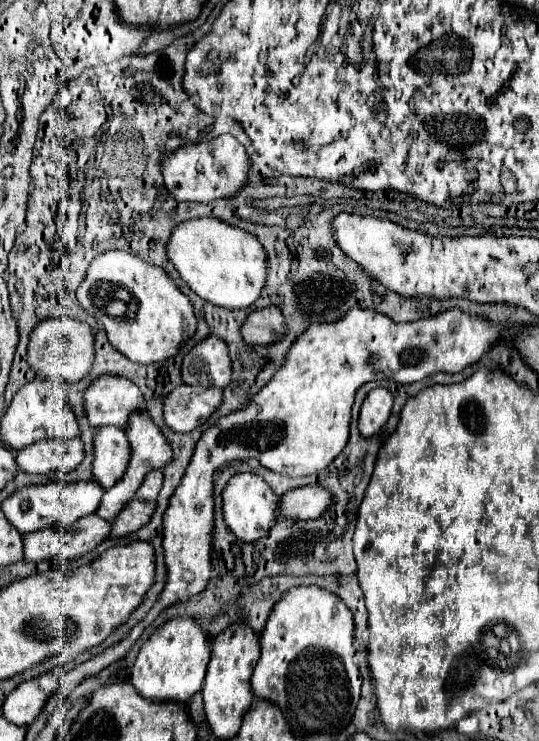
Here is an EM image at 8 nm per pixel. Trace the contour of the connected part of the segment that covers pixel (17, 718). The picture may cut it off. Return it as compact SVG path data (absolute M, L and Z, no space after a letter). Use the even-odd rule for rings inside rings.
M40 675L18 685L4 701L2 715L14 725L30 725L52 693L62 691L62 675Z

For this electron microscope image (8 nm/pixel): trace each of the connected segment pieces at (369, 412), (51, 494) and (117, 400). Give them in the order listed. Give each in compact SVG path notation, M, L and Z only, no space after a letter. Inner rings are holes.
M376 387L368 393L368 397L362 403L360 421L358 421L358 429L362 437L366 439L374 437L382 429L382 425L388 421L392 413L392 405L394 405L394 397L388 389Z
M76 481L76 483L48 483L48 485L28 485L14 491L4 503L2 511L8 521L22 533L40 531L46 527L54 527L56 523L70 525L80 517L86 517L98 509L98 503L104 495L104 489L94 481Z
M118 375L98 377L84 395L86 415L92 427L116 425L126 429L134 411L146 411L146 397L130 379Z

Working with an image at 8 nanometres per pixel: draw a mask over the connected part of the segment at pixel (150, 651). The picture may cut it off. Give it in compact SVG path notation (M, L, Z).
M178 617L164 623L140 649L132 665L130 681L146 699L174 699L174 703L188 703L194 693L202 689L206 667L210 661L210 645L200 625L190 617Z

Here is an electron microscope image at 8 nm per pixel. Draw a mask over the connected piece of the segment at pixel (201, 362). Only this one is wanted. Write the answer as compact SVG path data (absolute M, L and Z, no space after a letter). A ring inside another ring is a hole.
M206 337L184 357L182 379L186 385L228 387L232 381L232 359L228 347L218 337Z

